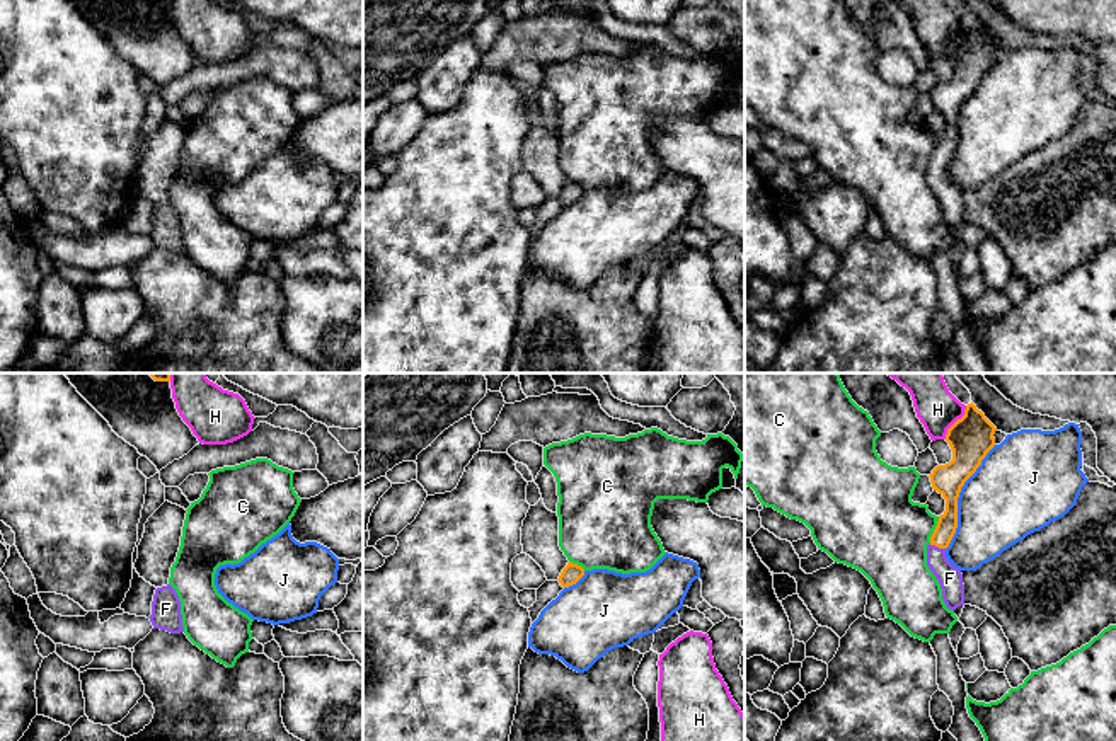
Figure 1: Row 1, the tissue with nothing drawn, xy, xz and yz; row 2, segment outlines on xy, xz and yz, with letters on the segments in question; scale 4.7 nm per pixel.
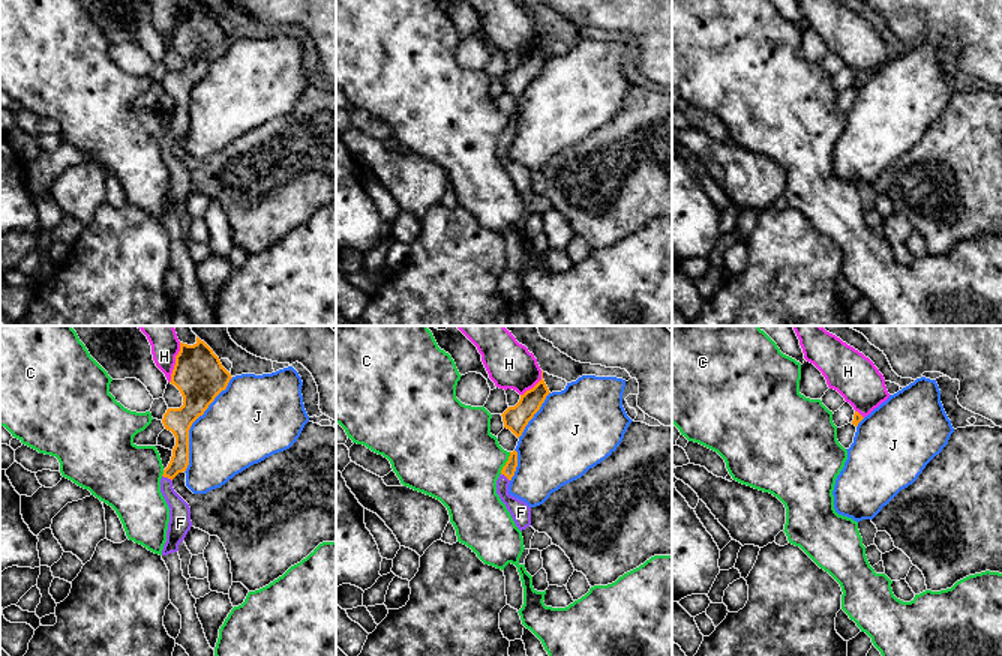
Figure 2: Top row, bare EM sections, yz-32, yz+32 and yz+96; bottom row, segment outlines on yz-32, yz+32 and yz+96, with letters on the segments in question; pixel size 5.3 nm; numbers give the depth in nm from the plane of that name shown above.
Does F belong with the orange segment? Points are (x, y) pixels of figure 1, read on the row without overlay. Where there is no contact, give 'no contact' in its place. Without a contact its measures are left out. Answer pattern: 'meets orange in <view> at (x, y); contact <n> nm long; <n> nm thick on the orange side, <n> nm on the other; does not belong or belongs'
meets orange in yz at (937, 164); contact 80 nm long; 100 nm thick on the orange side, 120 nm on the other; belongs

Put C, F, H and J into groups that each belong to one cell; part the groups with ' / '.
C / F / H / J

